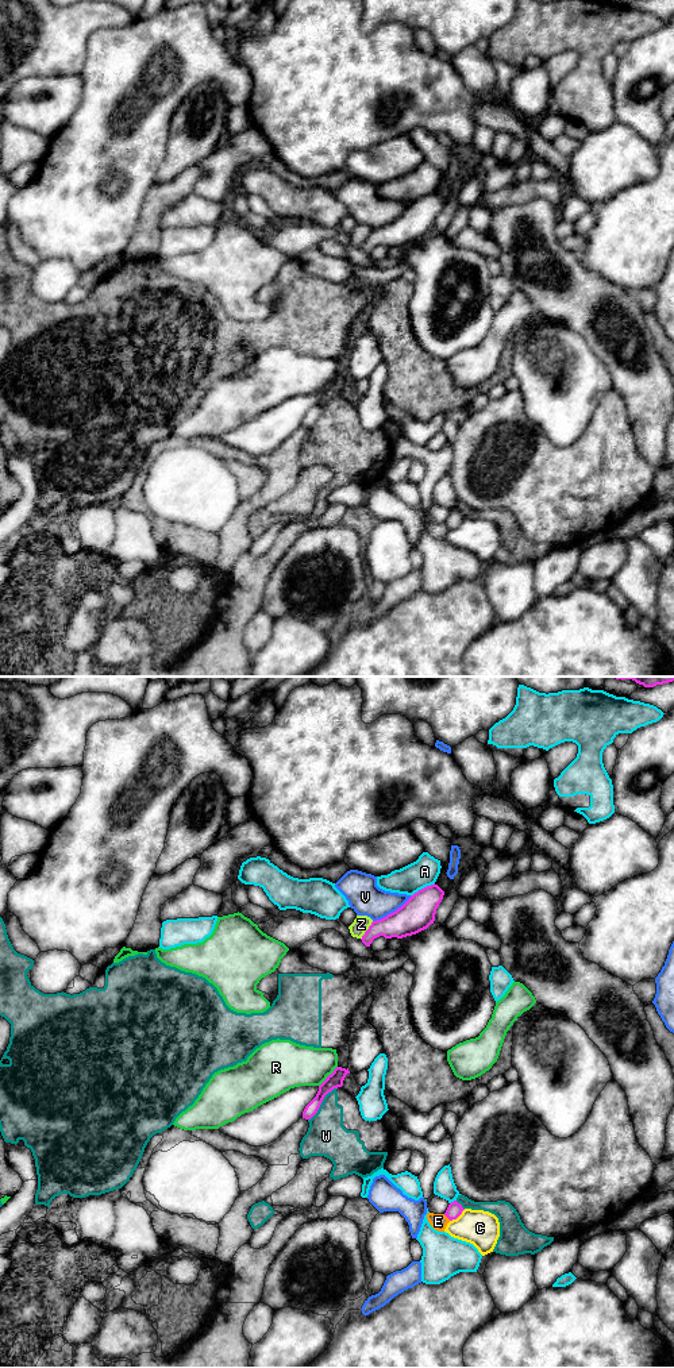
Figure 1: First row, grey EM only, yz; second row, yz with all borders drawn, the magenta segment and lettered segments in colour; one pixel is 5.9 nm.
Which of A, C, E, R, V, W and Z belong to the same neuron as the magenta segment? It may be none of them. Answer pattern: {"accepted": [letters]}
{"accepted": []}

